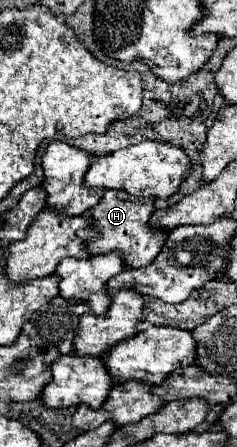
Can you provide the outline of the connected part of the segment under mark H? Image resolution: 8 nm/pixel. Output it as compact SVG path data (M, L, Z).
M106 191L102 199L86 211L86 217L92 221L92 225L86 229L78 229L78 237L82 239L86 253L90 257L120 251L126 267L132 269L146 267L156 259L166 239L166 233L150 229L148 219L152 211L154 211L154 199L142 199L142 197L130 197L128 193Z

